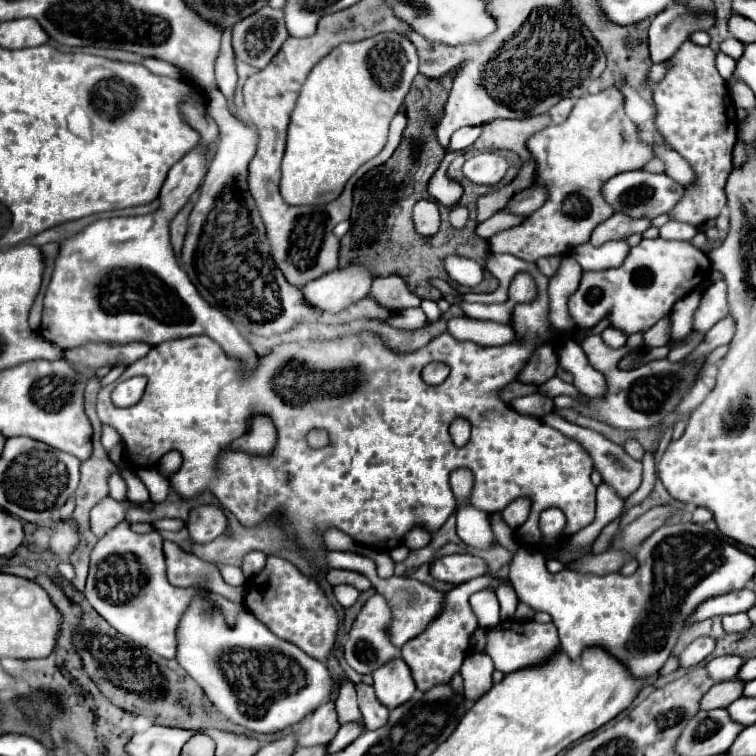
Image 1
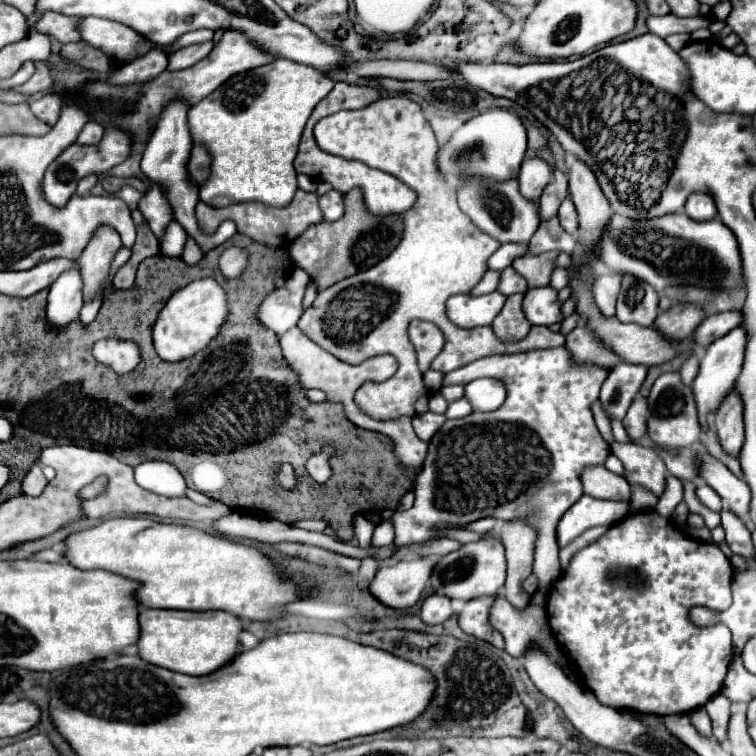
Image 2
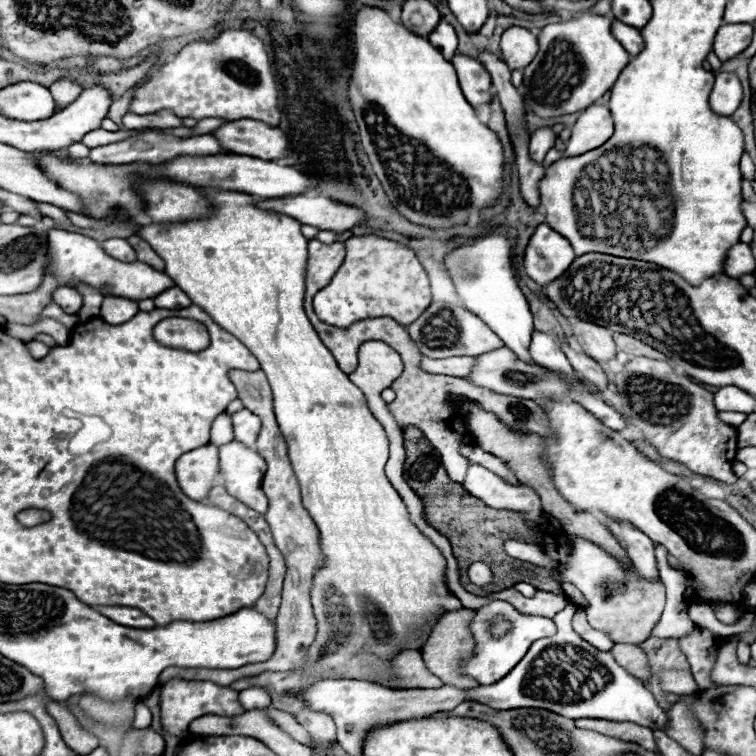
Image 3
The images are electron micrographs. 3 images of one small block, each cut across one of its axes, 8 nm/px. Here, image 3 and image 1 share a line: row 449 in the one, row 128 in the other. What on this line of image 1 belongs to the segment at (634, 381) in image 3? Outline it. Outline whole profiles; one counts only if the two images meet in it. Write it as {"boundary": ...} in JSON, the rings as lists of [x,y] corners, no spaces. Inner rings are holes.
{"boundary":[[[686,40],[682,44],[682,48],[678,48],[678,52],[674,52],[674,56],[670,56],[670,60],[666,60],[666,66],[668,66],[666,76],[654,86],[654,104],[658,110],[654,124],[656,124],[656,130],[660,132],[660,136],[664,138],[664,142],[670,144],[692,166],[692,170],[696,174],[696,180],[692,184],[684,186],[684,194],[682,194],[680,202],[668,212],[668,216],[670,216],[670,220],[694,224],[698,228],[698,226],[704,226],[710,220],[714,220],[726,206],[724,184],[732,170],[732,150],[734,150],[734,144],[738,142],[738,122],[734,120],[736,108],[730,100],[724,78],[716,70],[712,48],[698,46],[690,40]]]}

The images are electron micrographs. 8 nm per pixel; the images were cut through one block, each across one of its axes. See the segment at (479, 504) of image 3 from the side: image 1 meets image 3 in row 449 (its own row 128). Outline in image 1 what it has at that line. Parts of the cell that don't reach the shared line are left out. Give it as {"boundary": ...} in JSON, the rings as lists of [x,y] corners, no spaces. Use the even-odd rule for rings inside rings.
{"boundary":[[[416,76],[408,96],[406,96],[406,118],[408,126],[404,130],[402,142],[392,154],[392,158],[364,174],[356,188],[354,188],[354,208],[352,208],[352,226],[348,234],[342,238],[340,244],[340,258],[338,258],[338,268],[346,268],[352,262],[362,264],[364,268],[370,268],[372,276],[402,276],[410,288],[420,300],[434,300],[438,302],[442,296],[436,288],[428,286],[428,278],[444,278],[448,280],[448,272],[444,268],[444,258],[448,256],[464,256],[478,260],[484,264],[486,256],[490,254],[490,246],[484,238],[480,238],[474,228],[474,208],[470,208],[470,220],[468,226],[462,230],[452,228],[450,224],[450,210],[442,208],[442,228],[436,236],[432,238],[420,238],[414,232],[412,226],[412,206],[428,198],[426,186],[428,178],[436,172],[438,164],[442,162],[446,150],[438,144],[434,136],[434,128],[442,116],[442,108],[448,96],[452,84],[452,76],[444,76],[440,80],[428,80],[424,76]]]}

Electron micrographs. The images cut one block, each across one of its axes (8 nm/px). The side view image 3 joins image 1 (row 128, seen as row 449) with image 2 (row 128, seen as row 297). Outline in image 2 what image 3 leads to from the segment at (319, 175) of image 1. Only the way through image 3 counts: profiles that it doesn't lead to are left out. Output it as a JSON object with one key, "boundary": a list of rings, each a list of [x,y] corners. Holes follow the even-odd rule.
{"boundary":[[[276,58],[266,66],[240,72],[202,102],[190,108],[188,128],[194,144],[206,146],[212,156],[210,176],[200,186],[200,200],[214,208],[238,202],[286,206],[294,198],[294,158],[302,130],[314,106],[332,90],[334,82],[312,66]]]}

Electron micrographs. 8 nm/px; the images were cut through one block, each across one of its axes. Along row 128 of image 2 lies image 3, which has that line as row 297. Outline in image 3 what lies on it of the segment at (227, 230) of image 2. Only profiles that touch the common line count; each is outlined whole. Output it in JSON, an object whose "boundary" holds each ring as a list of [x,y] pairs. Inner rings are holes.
{"boundary":[[[172,286],[170,290],[164,290],[160,292],[156,298],[154,298],[154,304],[156,308],[166,308],[166,310],[174,310],[174,308],[186,308],[190,306],[190,298],[178,288],[178,286]]]}

